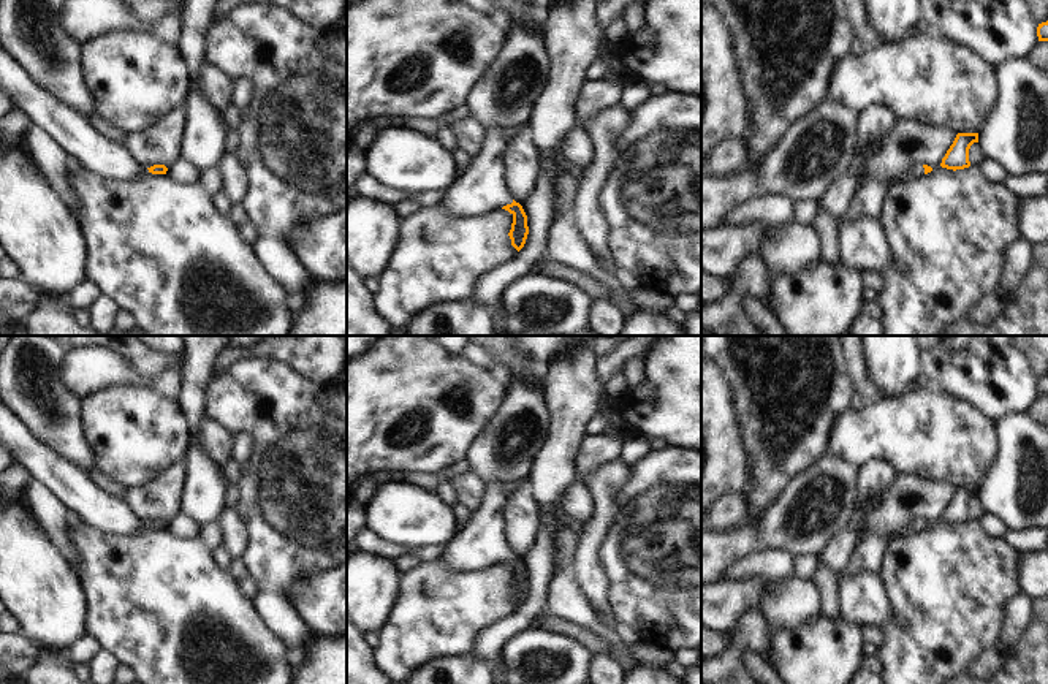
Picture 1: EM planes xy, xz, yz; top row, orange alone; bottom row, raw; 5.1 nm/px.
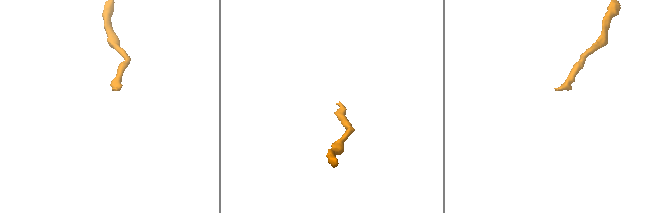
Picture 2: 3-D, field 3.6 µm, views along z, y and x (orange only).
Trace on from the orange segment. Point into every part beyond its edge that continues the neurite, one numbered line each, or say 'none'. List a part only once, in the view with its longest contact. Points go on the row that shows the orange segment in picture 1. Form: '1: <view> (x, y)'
1: xz (480, 189)

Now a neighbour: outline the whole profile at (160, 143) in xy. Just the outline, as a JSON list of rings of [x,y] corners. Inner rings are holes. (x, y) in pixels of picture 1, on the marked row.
[[[176,108],[154,125],[127,135],[120,144],[146,168],[154,165],[169,168],[180,158],[180,138],[185,120],[184,108]]]

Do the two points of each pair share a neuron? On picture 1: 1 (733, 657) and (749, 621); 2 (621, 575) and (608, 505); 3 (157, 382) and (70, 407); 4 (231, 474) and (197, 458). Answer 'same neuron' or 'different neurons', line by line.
1: same neuron
2: different neurons
3: different neurons
4: different neurons

